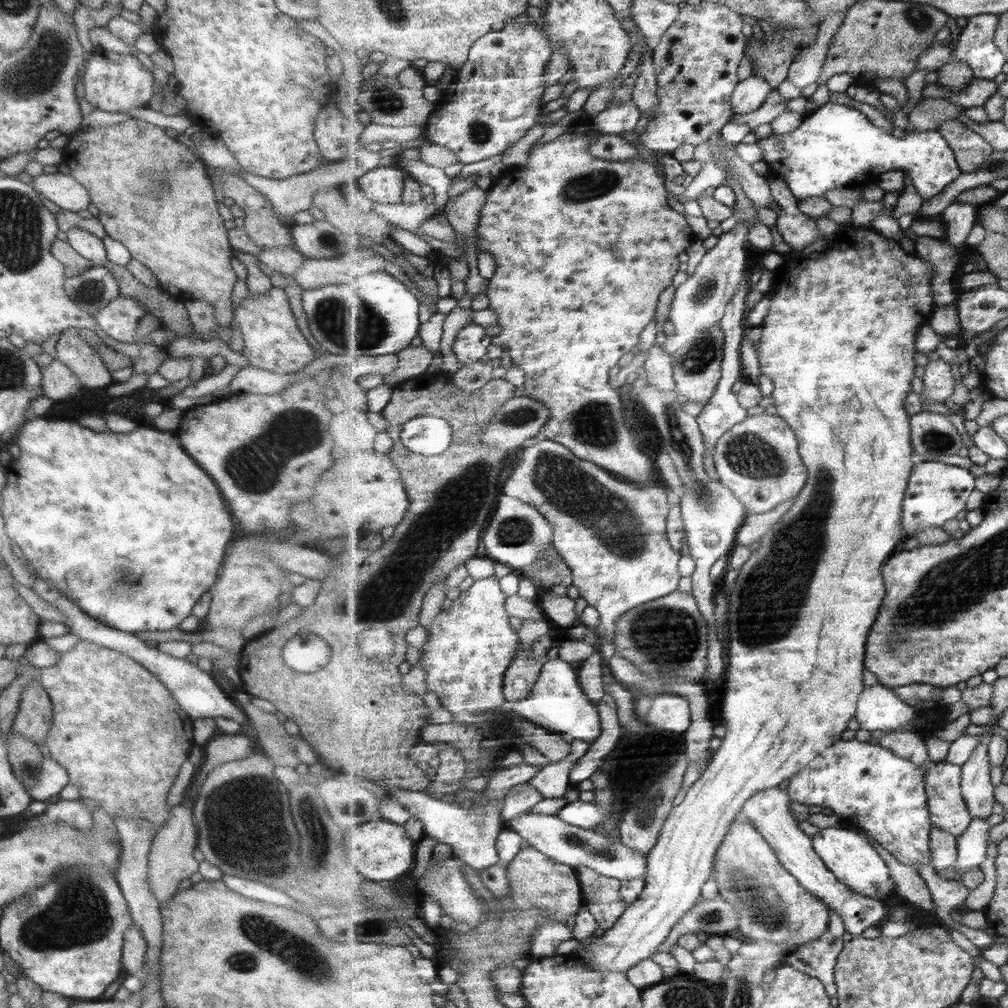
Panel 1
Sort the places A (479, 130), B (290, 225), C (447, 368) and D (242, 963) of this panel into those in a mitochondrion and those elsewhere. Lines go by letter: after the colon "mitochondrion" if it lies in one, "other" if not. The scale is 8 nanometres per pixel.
A: mitochondrion
B: other
C: other
D: mitochondrion

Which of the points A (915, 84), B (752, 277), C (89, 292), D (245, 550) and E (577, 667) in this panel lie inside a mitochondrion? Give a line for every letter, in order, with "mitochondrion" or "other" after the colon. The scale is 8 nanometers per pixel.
A: other
B: other
C: mitochondrion
D: other
E: other

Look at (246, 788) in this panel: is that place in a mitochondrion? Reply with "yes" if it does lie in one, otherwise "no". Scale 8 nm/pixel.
yes

